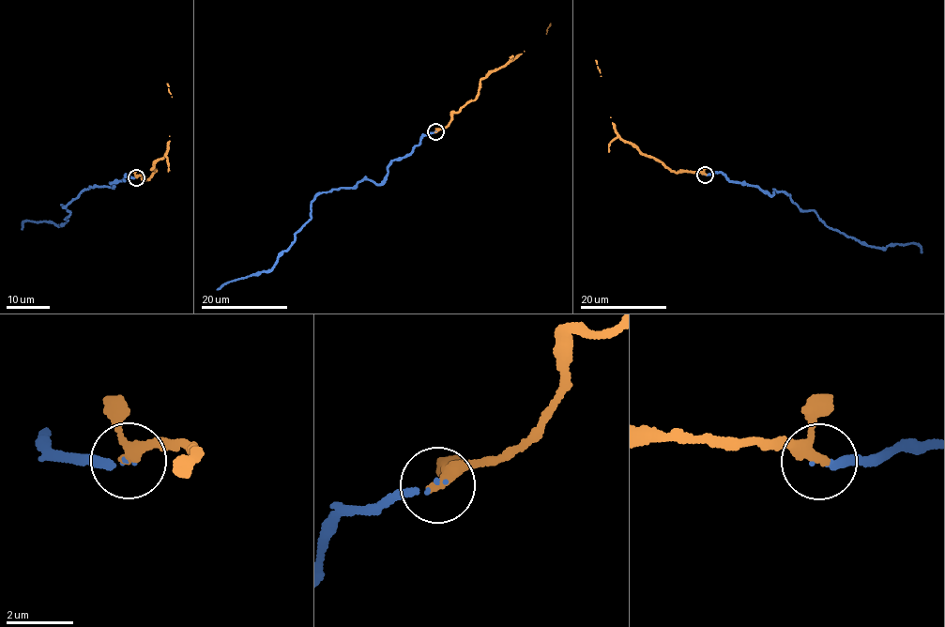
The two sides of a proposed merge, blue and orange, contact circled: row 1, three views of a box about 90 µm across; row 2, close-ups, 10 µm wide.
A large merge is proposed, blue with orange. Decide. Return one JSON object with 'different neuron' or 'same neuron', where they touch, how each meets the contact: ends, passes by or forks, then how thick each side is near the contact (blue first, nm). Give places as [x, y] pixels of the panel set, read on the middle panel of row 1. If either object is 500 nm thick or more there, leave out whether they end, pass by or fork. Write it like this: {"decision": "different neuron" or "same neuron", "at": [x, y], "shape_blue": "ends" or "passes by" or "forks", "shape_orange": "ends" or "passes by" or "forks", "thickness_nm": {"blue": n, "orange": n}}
{"decision": "same neuron", "at": [435, 131], "shape_blue": "ends", "shape_orange": "passes by", "thickness_nm": {"blue": 110, "orange": 280}}

